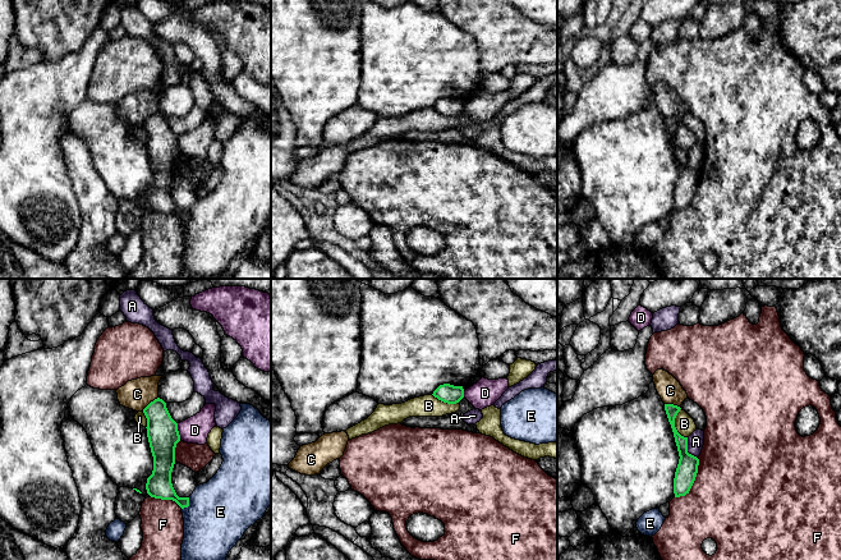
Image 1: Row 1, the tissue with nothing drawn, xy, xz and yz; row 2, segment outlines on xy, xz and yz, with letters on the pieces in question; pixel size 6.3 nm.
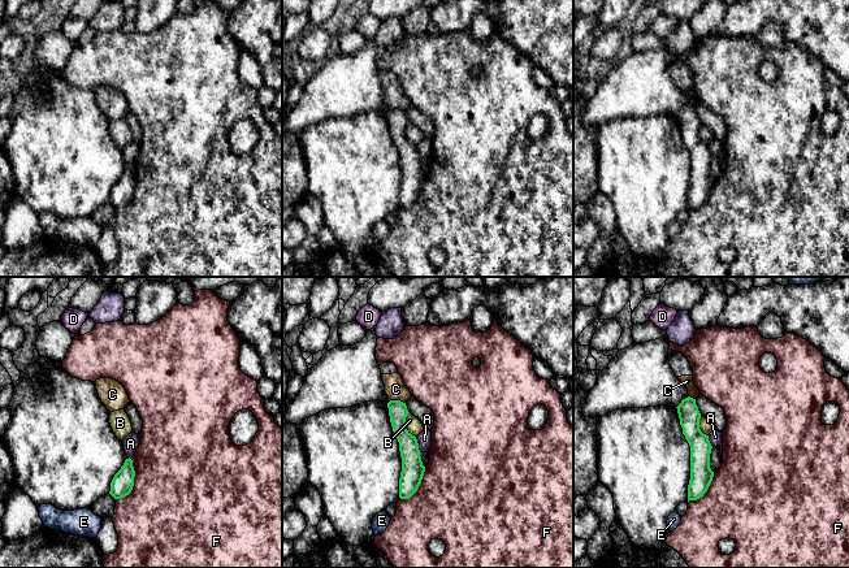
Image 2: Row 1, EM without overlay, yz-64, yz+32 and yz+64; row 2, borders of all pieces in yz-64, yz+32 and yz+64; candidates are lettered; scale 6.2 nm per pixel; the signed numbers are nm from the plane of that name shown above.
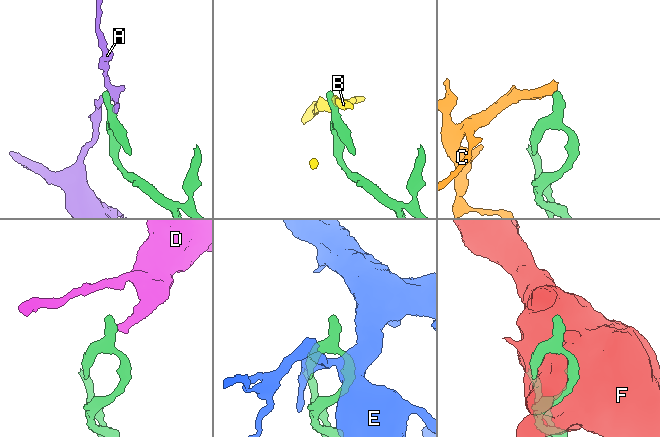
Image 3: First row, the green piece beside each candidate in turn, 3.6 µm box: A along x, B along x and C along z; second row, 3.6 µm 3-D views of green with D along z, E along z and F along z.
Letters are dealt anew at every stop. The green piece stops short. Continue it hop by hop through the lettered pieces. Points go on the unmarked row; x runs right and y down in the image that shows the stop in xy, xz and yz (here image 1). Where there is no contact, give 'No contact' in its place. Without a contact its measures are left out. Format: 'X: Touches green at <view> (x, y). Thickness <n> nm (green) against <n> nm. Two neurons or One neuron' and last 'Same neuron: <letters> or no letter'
A: Touches green at yz (686, 163). Thickness 130 nm (green) against 110 nm. Two neurons
B: Touches green at yz (674, 138). Thickness 110 nm (green) against 120 nm. Two neurons
C: Touches green at xy (150, 116). Thickness 200 nm (green) against 190 nm. Two neurons
D: Touches green at xy (178, 145). Thickness 200 nm (green) against 170 nm. Two neurons
E: Touches green at xy (188, 219). Thickness 160 nm (green) against 400 nm. Two neurons
F: Touches green at yz (694, 193). Thickness 130 nm (green) against 500 nm. Two neurons
Same neuron: no letter

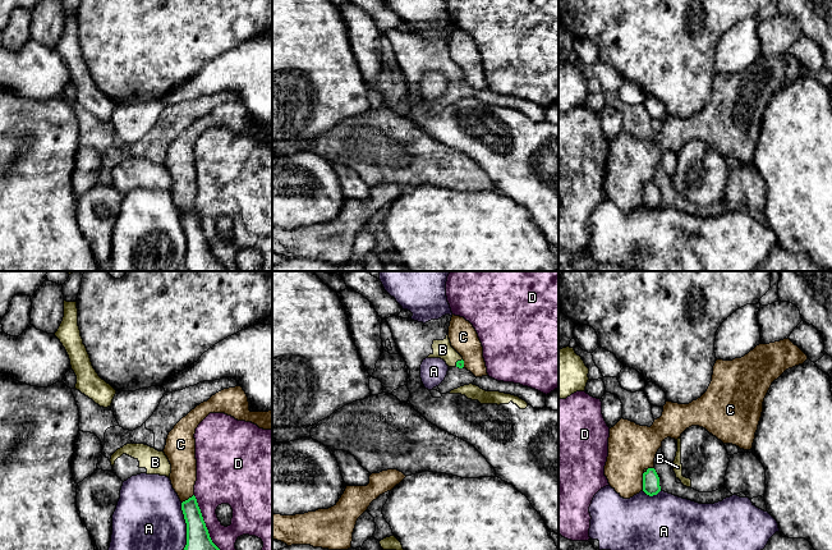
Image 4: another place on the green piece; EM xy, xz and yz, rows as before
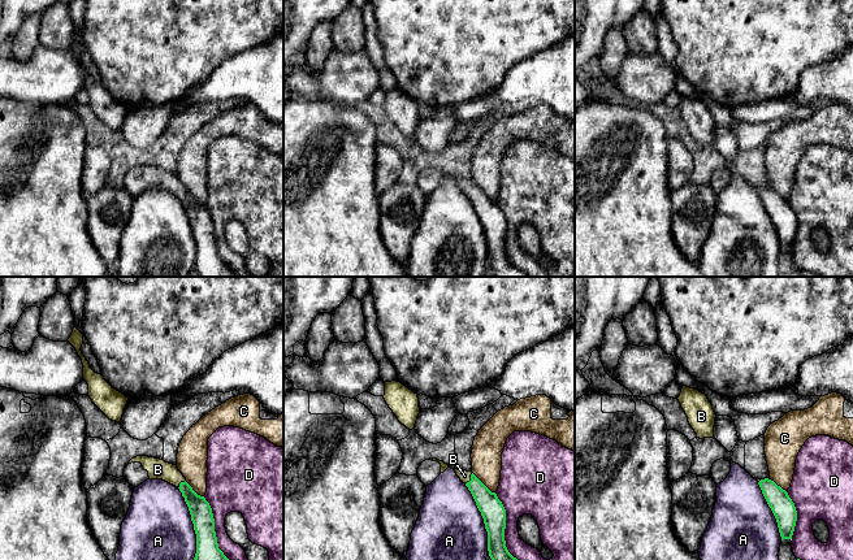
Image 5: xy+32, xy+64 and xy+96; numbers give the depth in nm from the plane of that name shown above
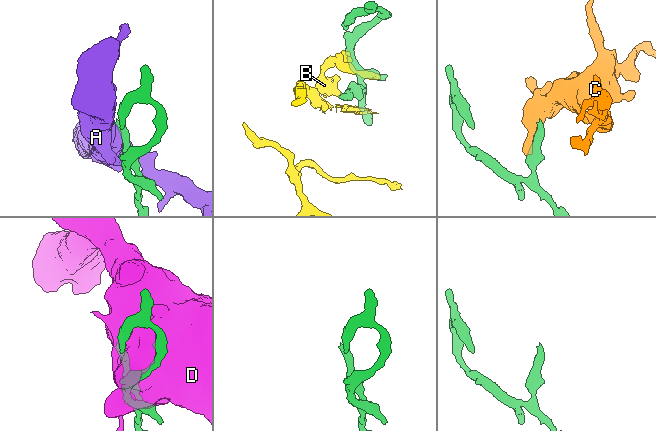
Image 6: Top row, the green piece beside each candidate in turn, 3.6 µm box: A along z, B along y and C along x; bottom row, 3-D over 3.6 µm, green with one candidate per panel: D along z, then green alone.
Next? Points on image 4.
A: Touches green at xy (187, 239). Thickness 200 nm (green) against 460 nm. Two neurons
B: Touches green at xz (456, 76). Thickness 50 nm (green) against 120 nm. One neuron
C: Touches green at yz (643, 195). Thickness 110 nm (green) against 300 nm. Two neurons
D: Touches green at xy (205, 239). Thickness 200 nm (green) against 220 nm. Two neurons
Same neuron: B

